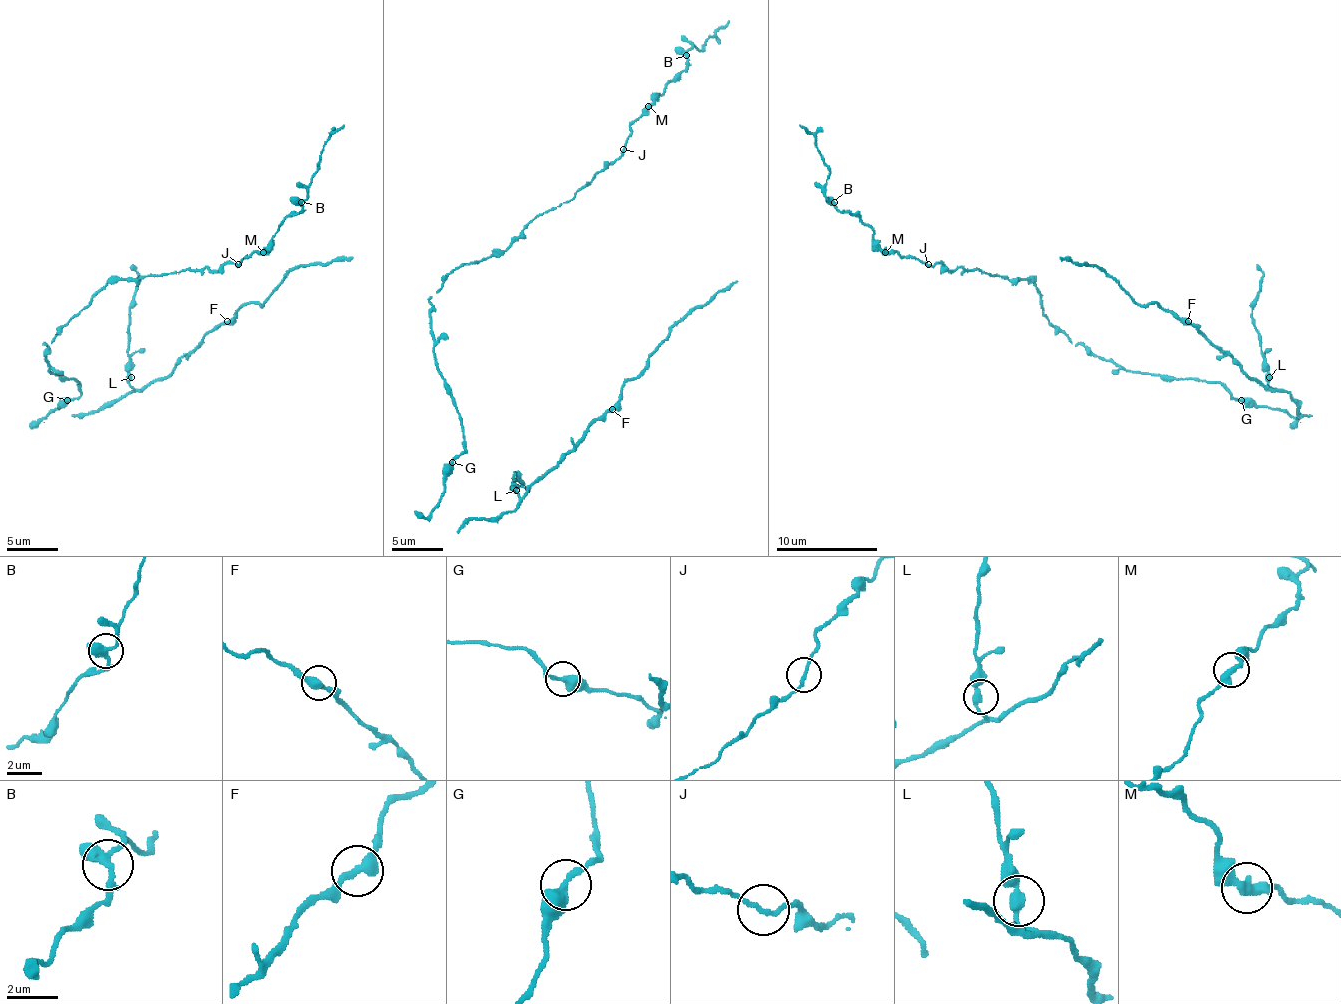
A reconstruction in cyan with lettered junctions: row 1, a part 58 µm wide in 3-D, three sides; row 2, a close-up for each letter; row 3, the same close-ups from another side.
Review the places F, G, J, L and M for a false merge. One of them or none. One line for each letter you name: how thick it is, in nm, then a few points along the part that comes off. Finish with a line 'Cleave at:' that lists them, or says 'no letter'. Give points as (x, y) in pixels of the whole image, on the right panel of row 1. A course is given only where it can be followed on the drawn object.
M: 380 nm thick; foreign part runs (885, 252), (873, 229), (840, 212), (824, 194), (829, 166), (817, 138), (799, 125)
Cleave at: M

